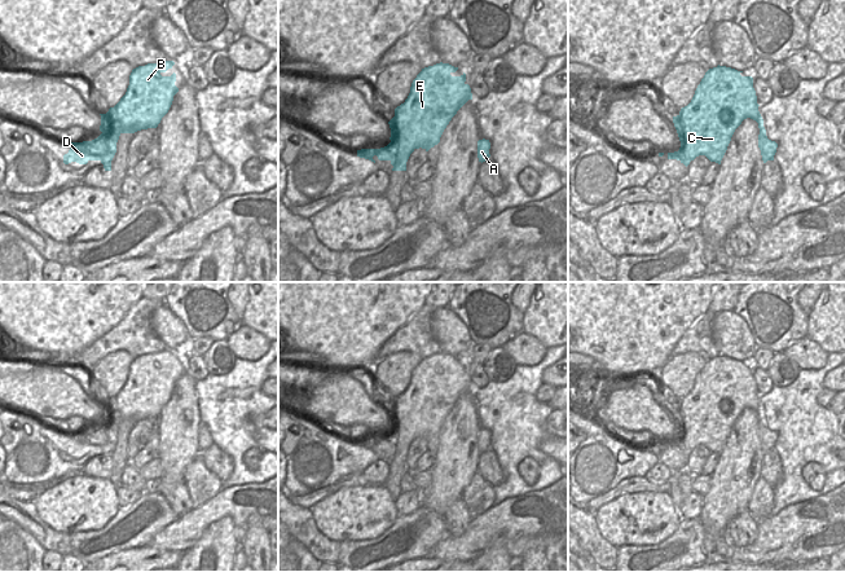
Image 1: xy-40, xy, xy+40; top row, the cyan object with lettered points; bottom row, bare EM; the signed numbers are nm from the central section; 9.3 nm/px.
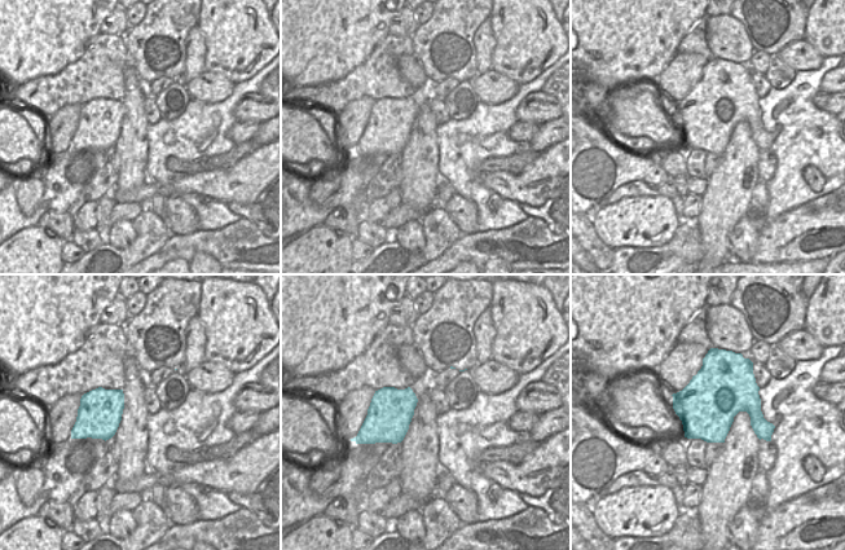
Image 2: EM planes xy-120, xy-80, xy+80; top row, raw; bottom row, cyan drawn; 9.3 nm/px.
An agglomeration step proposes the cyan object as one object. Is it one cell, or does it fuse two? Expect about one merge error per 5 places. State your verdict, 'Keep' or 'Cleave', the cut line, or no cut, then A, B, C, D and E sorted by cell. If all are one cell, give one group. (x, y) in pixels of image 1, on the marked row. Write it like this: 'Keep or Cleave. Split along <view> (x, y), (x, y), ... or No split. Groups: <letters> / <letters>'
Keep. No split. Groups: A B C D E.

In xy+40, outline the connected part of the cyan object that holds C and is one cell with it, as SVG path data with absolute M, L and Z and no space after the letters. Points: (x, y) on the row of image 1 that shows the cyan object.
M726 66L709 69L697 85L691 102L682 107L673 123L681 148L668 153L686 167L699 155L721 164L735 129L747 118L758 123L758 148L762 160L774 160L778 144L766 136L758 111L752 76L741 76Z

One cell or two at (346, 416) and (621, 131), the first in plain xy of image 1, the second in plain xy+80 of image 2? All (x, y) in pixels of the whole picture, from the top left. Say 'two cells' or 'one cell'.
one cell

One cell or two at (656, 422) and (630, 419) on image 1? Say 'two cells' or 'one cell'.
one cell

